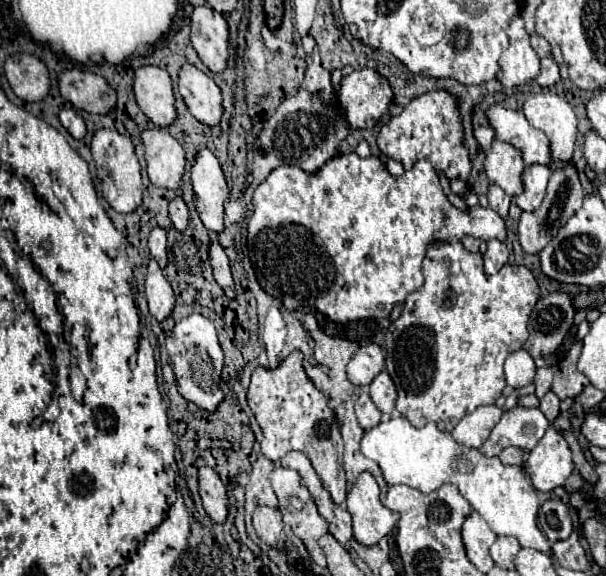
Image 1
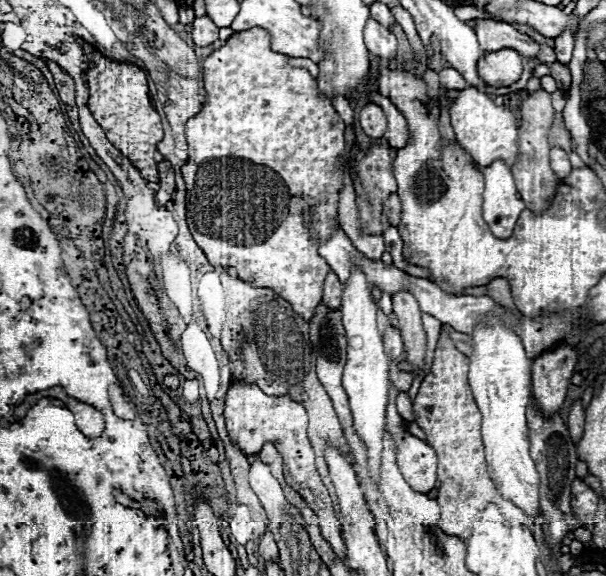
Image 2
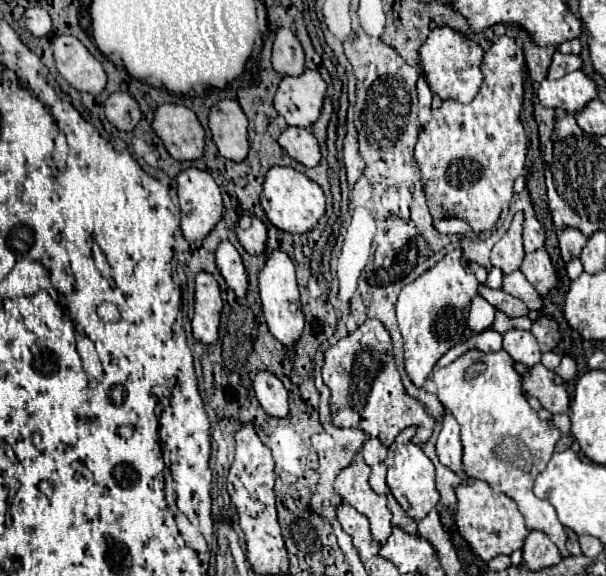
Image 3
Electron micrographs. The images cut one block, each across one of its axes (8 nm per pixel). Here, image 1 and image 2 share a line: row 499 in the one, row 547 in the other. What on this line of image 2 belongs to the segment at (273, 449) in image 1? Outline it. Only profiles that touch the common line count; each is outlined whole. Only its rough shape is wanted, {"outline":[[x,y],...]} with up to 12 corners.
{"outline":[[236,382],[226,430],[244,456],[272,442],[340,560],[346,546],[314,466],[304,406]]}

